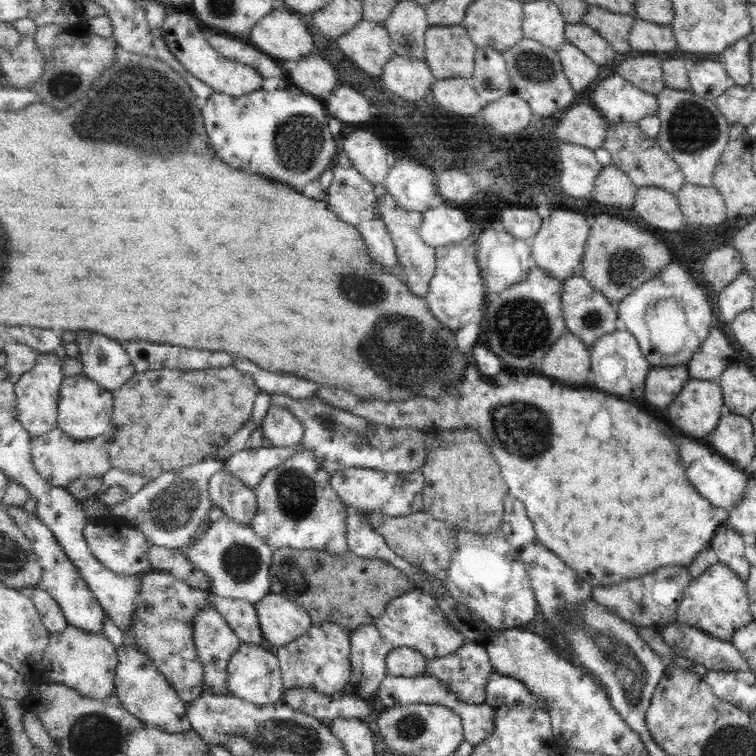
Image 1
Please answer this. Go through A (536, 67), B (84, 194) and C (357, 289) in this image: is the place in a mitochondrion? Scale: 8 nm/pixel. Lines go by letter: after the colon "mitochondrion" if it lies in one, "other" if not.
A: mitochondrion
B: other
C: mitochondrion

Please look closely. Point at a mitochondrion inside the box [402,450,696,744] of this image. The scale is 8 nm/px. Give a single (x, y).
(627, 668)

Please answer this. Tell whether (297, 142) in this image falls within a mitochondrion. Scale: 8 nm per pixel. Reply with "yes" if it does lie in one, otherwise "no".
yes

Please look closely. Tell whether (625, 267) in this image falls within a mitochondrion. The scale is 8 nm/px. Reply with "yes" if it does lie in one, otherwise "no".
yes

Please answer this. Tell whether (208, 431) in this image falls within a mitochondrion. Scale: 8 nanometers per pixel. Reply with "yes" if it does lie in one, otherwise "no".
no

